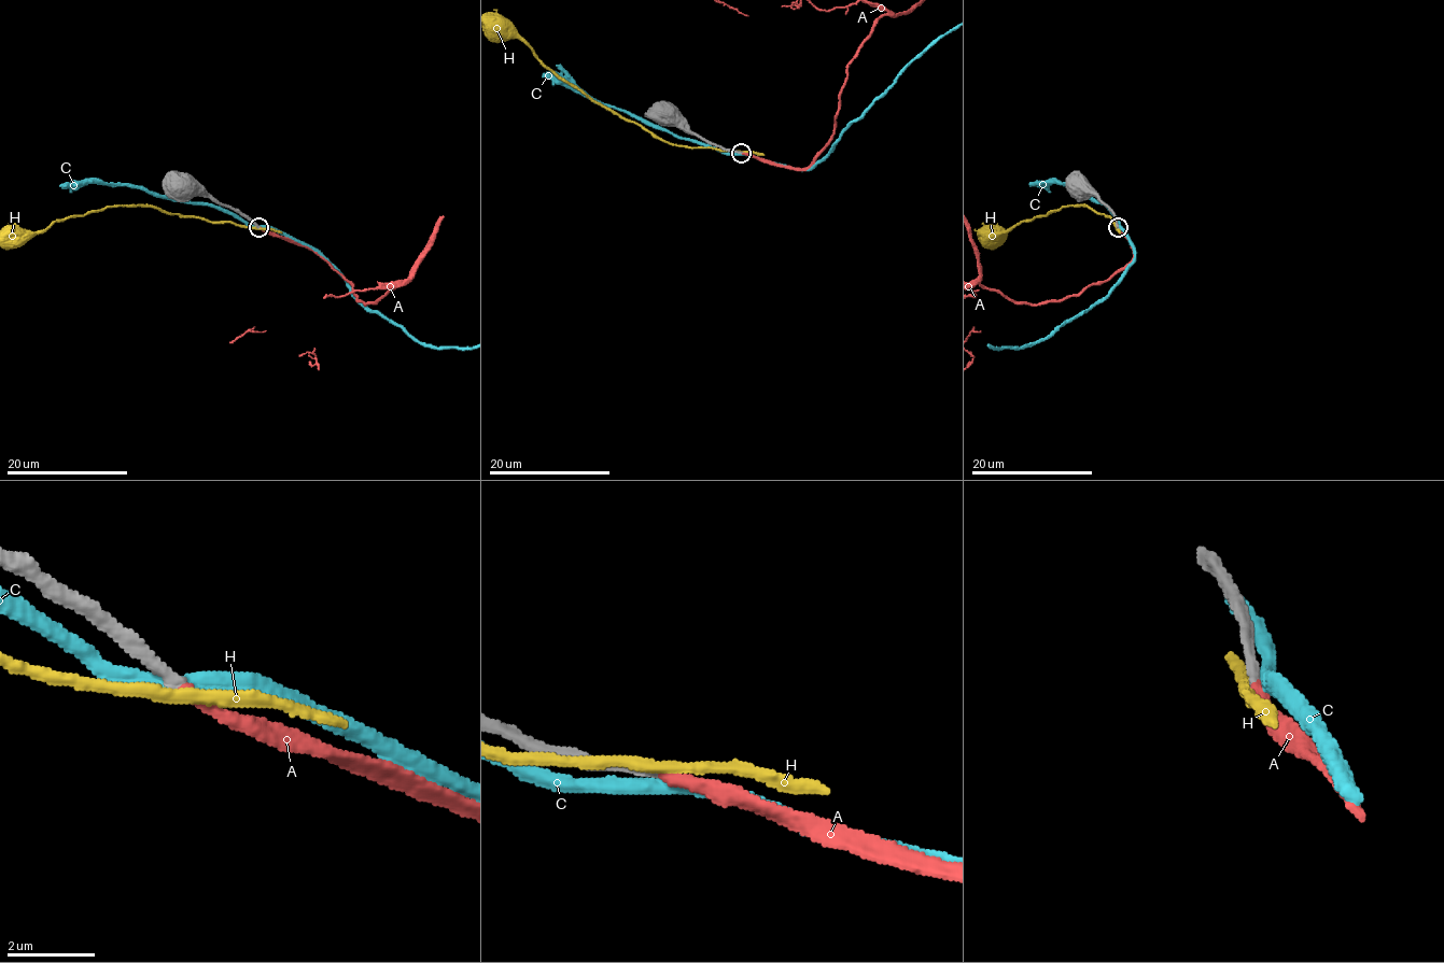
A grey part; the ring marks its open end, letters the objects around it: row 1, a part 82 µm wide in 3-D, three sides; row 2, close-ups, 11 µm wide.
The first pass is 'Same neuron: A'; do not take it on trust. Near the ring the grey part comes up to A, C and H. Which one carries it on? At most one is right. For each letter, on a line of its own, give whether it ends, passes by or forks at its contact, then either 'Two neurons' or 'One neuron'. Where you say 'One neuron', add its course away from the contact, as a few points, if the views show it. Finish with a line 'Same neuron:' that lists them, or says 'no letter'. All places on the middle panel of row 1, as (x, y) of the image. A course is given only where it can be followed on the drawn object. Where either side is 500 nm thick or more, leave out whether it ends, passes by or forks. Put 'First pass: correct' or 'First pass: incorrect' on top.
First pass: correct
A: It ends there. One neuron
C: It passes by. Two neurons
H: It passes by. Two neurons
Same neuron: A

